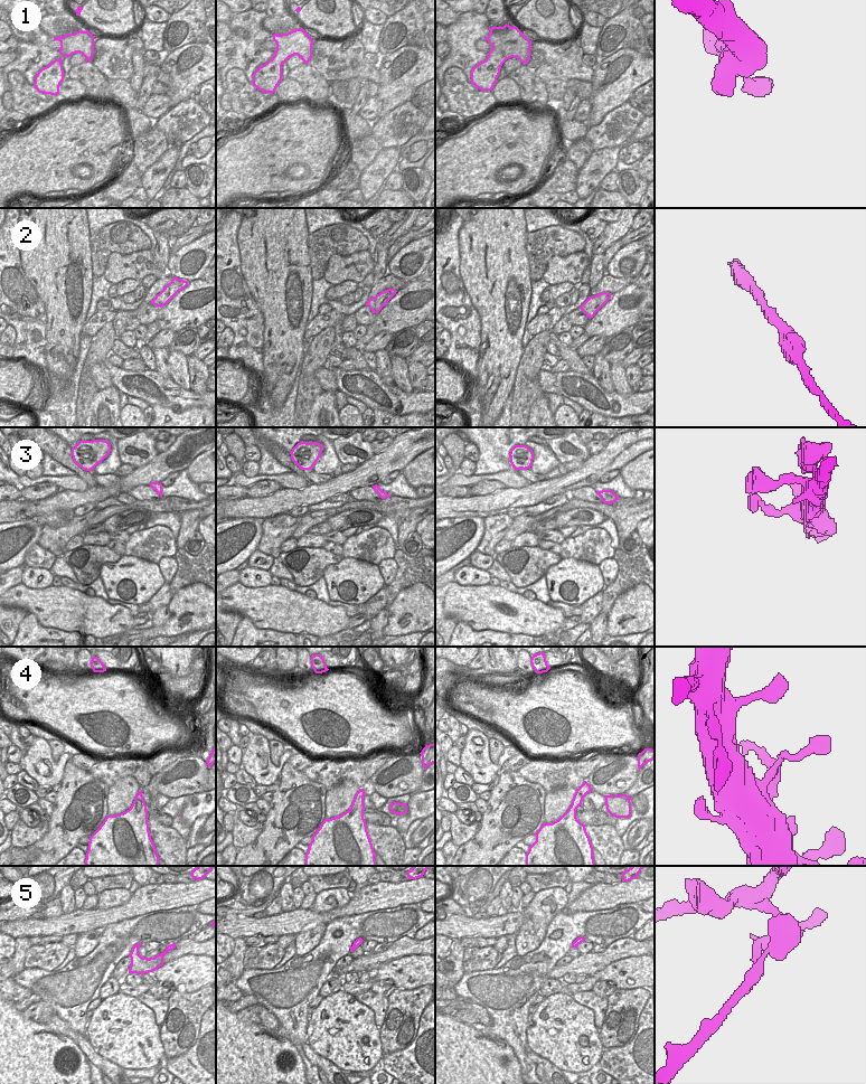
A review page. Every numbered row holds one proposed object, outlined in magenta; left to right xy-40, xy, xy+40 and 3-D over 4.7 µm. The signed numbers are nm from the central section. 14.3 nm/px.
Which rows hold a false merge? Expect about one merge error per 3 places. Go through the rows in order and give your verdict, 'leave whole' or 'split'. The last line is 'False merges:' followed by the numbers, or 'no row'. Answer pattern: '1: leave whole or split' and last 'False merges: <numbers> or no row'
1: split
2: leave whole
3: leave whole
4: leave whole
5: split
False merges: 1, 5

